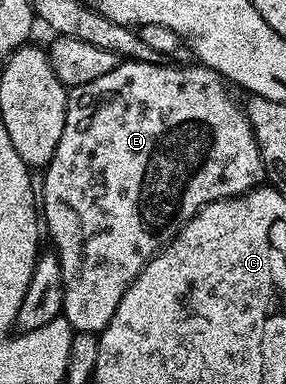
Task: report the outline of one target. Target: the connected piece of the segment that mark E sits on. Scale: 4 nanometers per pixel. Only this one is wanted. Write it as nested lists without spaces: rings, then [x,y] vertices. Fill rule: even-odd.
[[[123,60],[115,69],[108,71],[108,75],[92,79],[92,83],[75,85],[67,92],[64,135],[60,135],[60,143],[56,143],[56,151],[50,164],[45,166],[46,178],[40,181],[40,213],[44,218],[45,232],[47,229],[54,240],[53,252],[57,253],[60,259],[64,283],[62,316],[66,318],[75,334],[101,334],[102,330],[108,327],[112,315],[116,315],[116,307],[120,307],[120,299],[124,299],[124,291],[128,291],[136,275],[140,275],[140,271],[157,255],[158,250],[172,240],[204,206],[225,197],[238,197],[241,193],[247,193],[249,189],[257,189],[263,184],[262,177],[267,176],[258,140],[252,131],[250,121],[246,118],[245,108],[230,98],[231,90],[216,70],[201,63],[193,64],[161,65]]]

